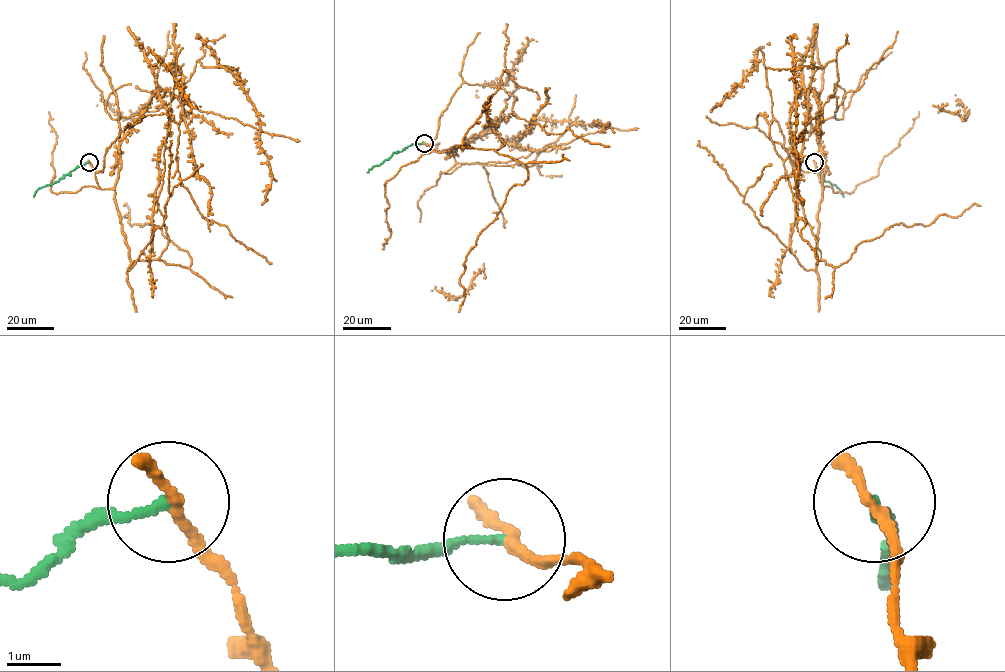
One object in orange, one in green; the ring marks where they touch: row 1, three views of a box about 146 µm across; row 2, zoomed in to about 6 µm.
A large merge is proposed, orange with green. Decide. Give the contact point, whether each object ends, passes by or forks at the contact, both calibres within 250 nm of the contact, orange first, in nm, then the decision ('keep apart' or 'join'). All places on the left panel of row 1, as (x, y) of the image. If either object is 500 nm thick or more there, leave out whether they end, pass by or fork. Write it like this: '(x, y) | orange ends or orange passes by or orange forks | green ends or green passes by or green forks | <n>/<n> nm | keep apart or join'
(89, 162) | orange ends | green ends | 260/160 nm | keep apart

